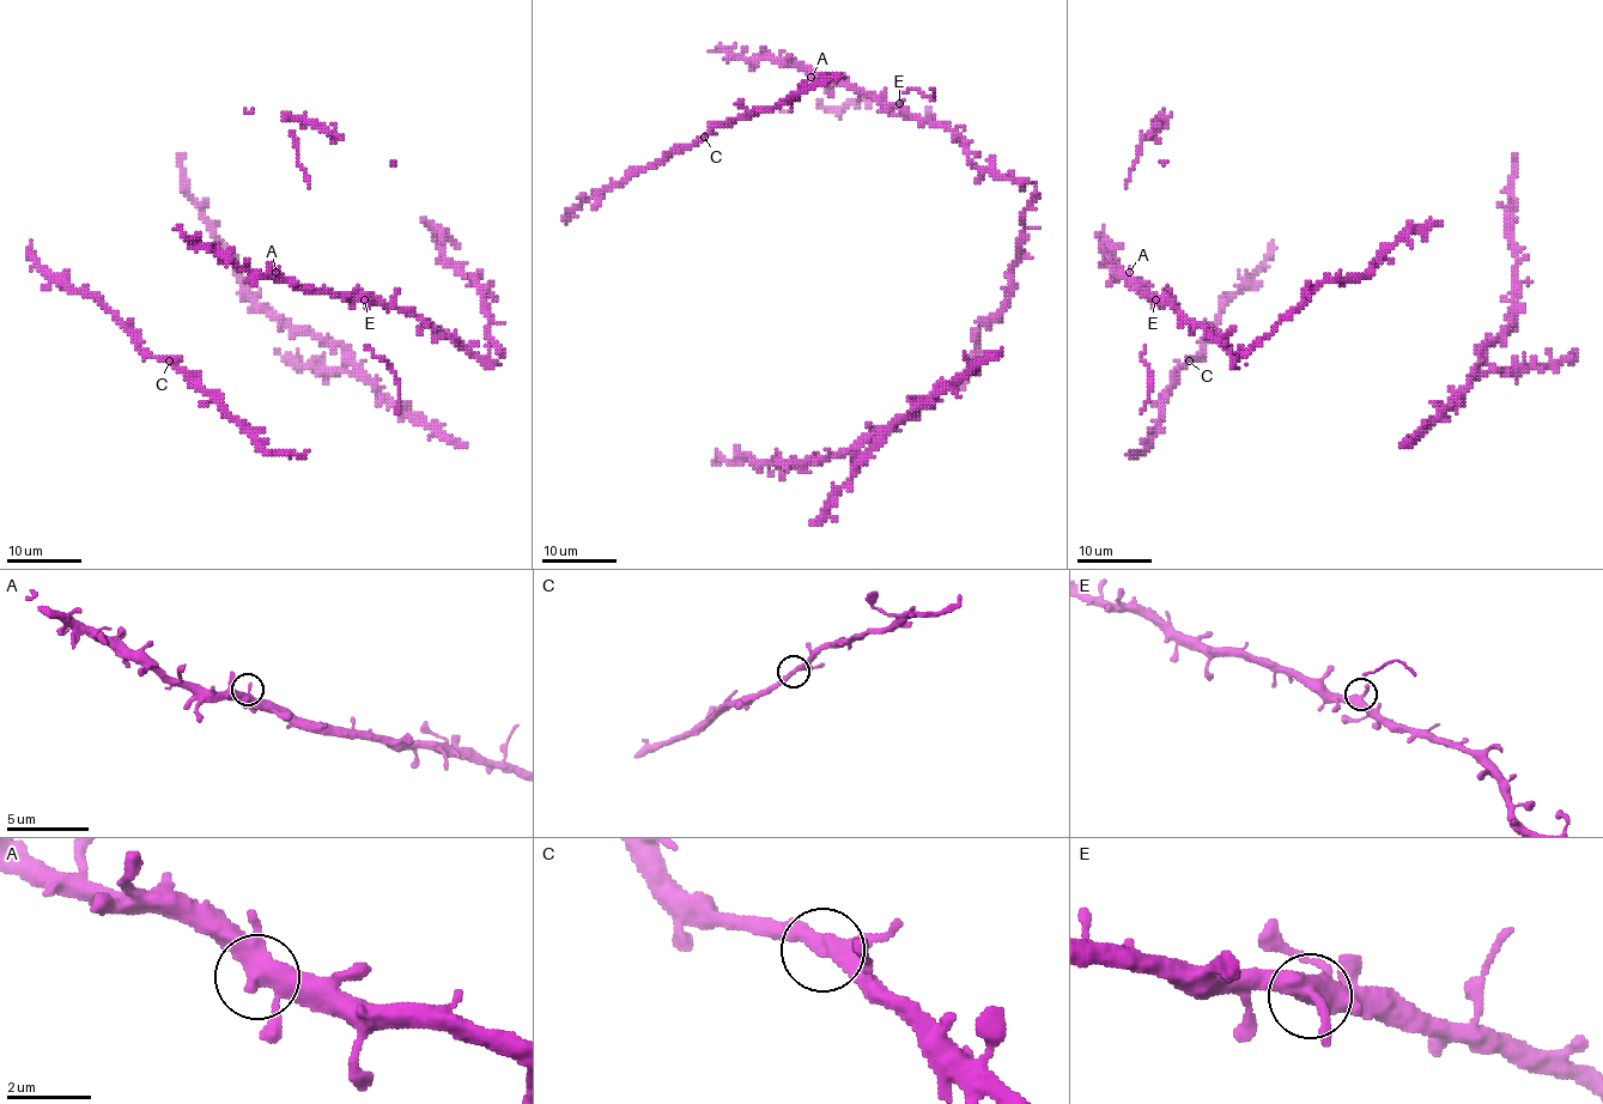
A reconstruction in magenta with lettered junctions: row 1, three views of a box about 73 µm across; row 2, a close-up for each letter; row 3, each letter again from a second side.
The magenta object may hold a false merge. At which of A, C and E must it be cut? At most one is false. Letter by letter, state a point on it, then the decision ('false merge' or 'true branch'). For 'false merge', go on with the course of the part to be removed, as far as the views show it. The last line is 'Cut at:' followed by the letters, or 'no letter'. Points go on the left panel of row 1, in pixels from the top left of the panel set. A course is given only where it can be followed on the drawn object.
A: (275, 272) | true branch
C: (169, 361) | true branch
E: (364, 299) | true branch
Cut at: no letter

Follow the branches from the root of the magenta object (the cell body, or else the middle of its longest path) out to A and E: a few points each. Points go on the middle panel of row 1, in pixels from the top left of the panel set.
A: (1002, 177), (978, 167), (949, 131), (912, 120), (898, 108), (882, 107), (850, 88), (830, 86), (811, 77)
E: (1002, 177), (978, 167), (949, 131), (915, 120), (899, 103)

